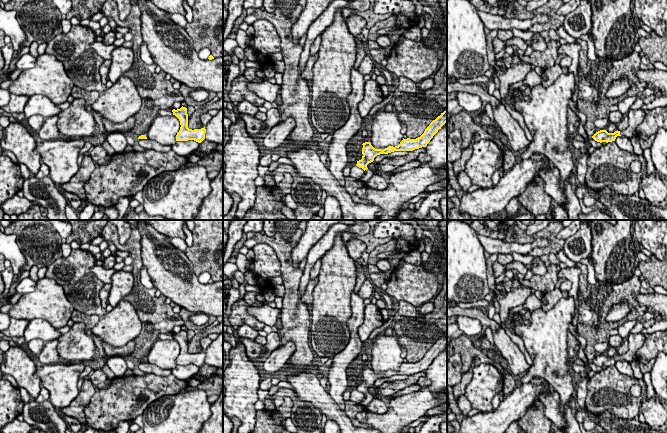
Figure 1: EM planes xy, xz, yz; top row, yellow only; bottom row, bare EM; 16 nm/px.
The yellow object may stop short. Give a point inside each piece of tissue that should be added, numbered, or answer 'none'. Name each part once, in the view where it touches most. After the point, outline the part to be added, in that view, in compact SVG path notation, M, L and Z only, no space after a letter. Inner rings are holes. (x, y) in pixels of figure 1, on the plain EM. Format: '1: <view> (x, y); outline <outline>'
1: yz (635, 341); outline M645 333L629 334L629 336L627 337L629 349L625 354L620 356L620 359L622 361L631 363L632 360L636 358L636 351L642 347L645 340L645 335Z

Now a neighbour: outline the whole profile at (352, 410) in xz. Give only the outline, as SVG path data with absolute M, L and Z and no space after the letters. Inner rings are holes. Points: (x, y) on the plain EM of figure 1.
M345 401L345 410L347 411L347 415L354 426L369 428L369 425L361 423L356 419L357 414L364 411L365 407L360 404L352 405L349 403L349 401Z

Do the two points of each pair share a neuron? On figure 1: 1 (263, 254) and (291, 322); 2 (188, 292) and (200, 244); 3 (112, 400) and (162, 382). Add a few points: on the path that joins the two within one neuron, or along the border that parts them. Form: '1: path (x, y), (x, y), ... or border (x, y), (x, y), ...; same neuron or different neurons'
1: border (274, 252), (280, 263), (281, 275); different neurons
2: border (184, 252), (192, 264), (193, 272), (197, 276); different neurons
3: path (124, 400), (128, 396), (150, 387); same neuron

